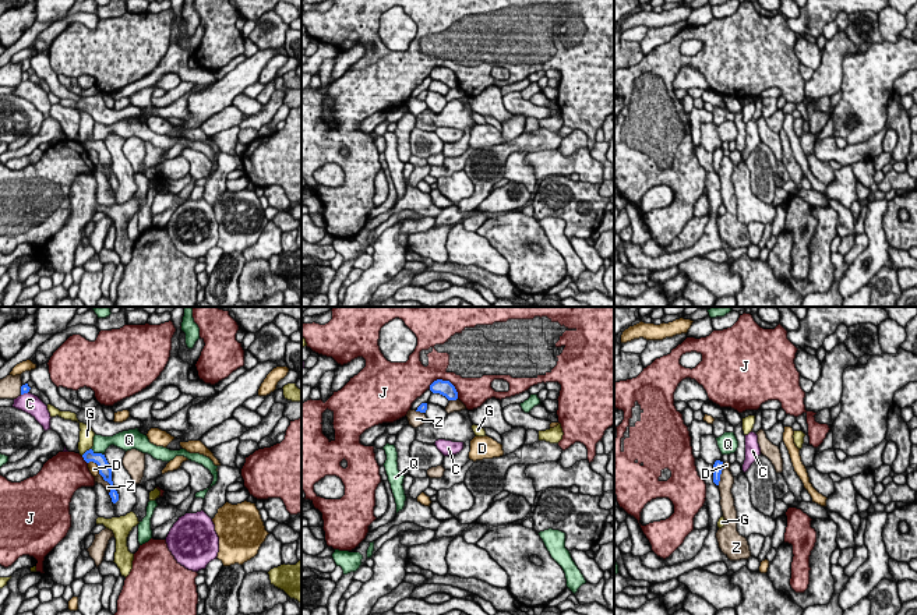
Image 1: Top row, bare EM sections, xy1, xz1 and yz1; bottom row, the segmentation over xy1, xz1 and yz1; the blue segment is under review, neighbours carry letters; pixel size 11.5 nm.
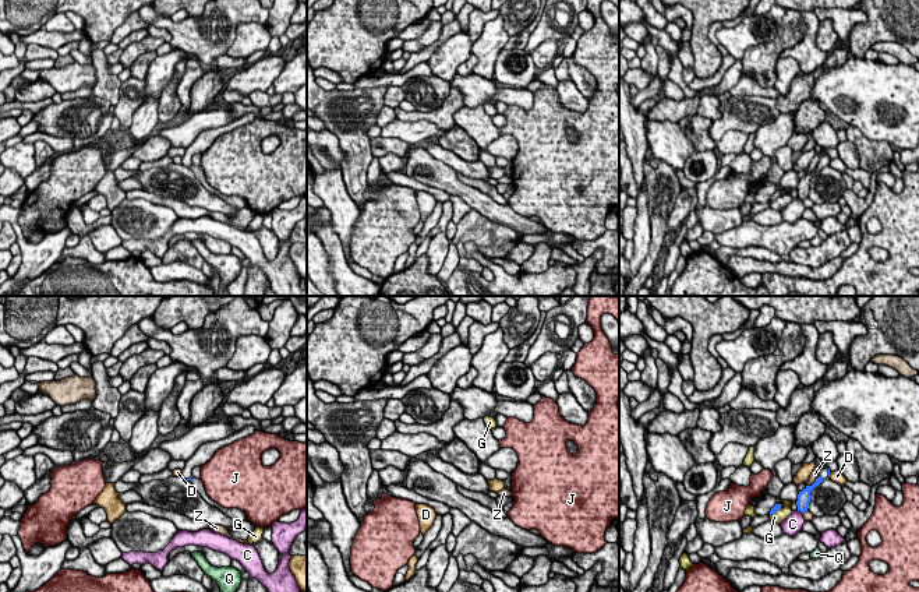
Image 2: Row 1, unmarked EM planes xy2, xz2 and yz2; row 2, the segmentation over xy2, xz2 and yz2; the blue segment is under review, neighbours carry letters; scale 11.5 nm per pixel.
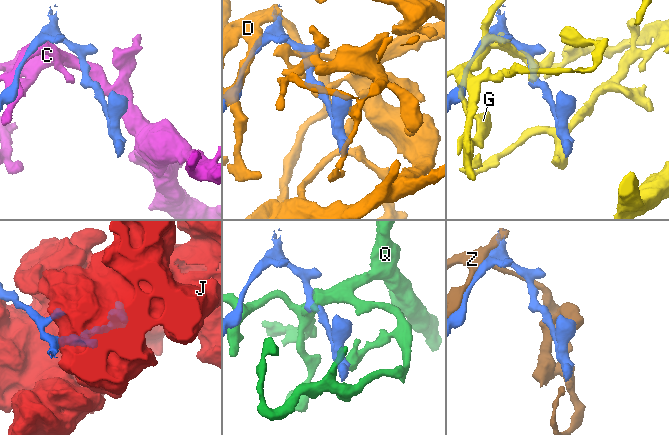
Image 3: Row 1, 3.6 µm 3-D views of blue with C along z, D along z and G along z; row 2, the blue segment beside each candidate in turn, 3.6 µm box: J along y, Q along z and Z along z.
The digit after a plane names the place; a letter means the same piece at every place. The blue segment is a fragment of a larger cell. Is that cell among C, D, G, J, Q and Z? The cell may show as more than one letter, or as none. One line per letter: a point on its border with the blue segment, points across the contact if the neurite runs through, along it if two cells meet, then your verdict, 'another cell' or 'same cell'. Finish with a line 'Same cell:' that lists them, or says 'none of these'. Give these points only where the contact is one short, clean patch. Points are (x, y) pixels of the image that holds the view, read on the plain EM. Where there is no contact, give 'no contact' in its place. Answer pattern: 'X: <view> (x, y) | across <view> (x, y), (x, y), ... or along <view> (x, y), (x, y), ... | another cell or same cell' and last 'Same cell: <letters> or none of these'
C: yz2 (801, 198) | another cell
D: xy1 (98, 154) | another cell
G: xy1 (87, 138) | another cell
J: xz1 (447, 69) | another cell
Q: xy1 (97, 141) | along xy1 (91, 137), (102, 142) | another cell
Z: xy1 (108, 169) | another cell
Same cell: none of these

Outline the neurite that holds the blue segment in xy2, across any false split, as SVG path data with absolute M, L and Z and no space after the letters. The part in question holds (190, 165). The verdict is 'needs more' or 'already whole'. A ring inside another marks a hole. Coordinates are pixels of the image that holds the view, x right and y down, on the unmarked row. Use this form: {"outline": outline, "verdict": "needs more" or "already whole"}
{"outline": "M245 113L241 117L236 119L234 121L231 121L231 123L223 126L223 127L202 131L195 138L195 141L188 148L185 148L185 154L183 156L183 165L187 166L187 168L191 168L192 156L195 154L205 152L215 142L215 140L218 137L220 137L220 135L223 135L223 134L226 134L226 133L229 133L234 128L245 126L245 124L254 121L254 120L255 120L254 113Z", "verdict": "needs more"}

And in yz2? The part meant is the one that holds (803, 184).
{"outline": "M819 148L820 156L819 156L819 165L816 166L816 169L812 173L806 173L802 179L799 179L798 182L798 198L800 198L802 201L805 198L807 198L809 195L809 190L810 190L810 179L819 173L824 166L828 166L830 163L830 156L824 152L824 148Z", "verdict": "needs more"}

